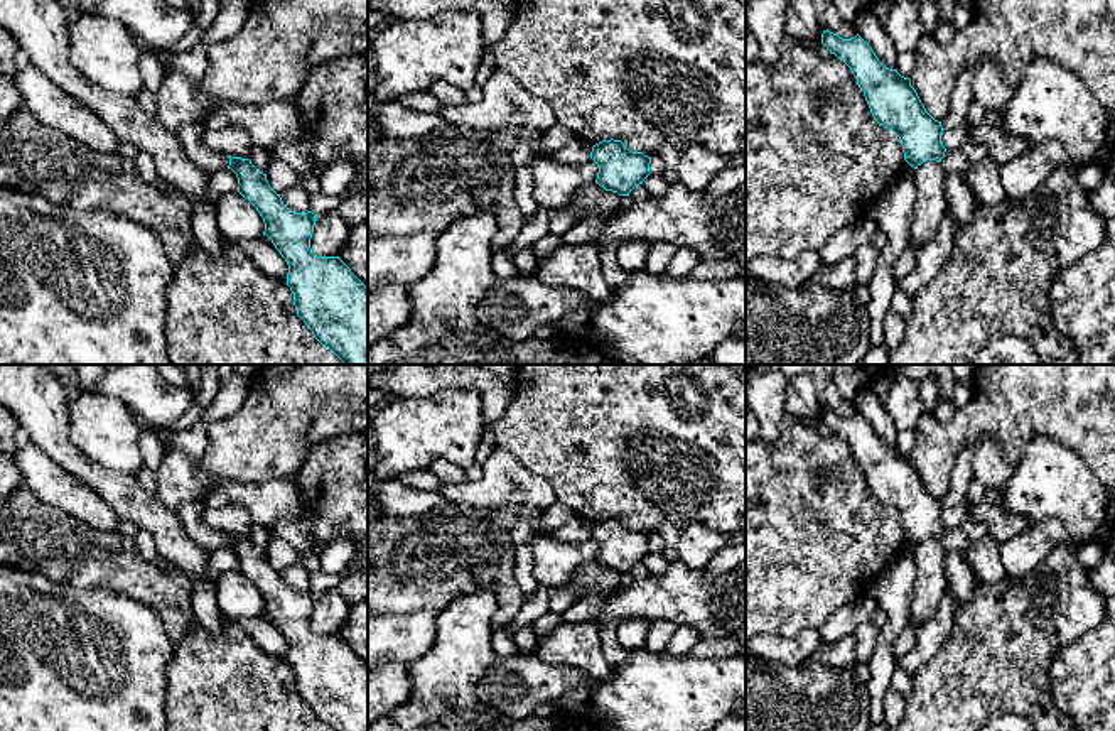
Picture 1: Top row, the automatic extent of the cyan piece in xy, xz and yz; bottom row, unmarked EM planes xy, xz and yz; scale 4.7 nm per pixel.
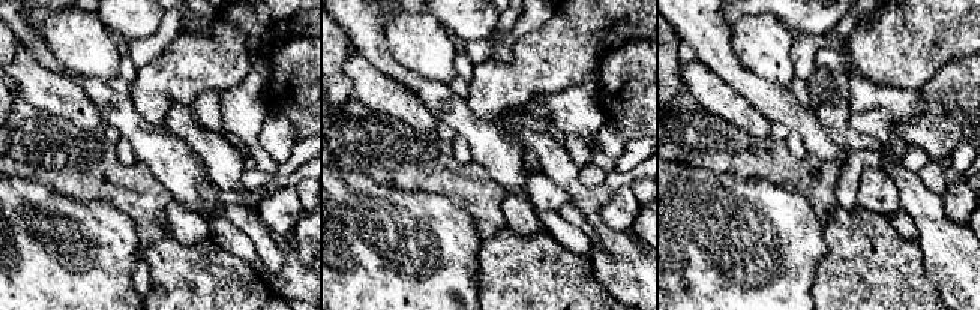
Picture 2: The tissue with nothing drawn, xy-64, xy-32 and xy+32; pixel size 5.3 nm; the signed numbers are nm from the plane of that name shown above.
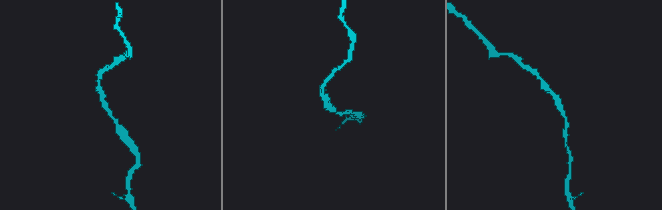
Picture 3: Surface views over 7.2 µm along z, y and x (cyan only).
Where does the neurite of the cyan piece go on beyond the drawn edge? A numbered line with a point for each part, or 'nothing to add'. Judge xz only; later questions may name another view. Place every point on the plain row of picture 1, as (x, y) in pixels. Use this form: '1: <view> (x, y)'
nothing to add

